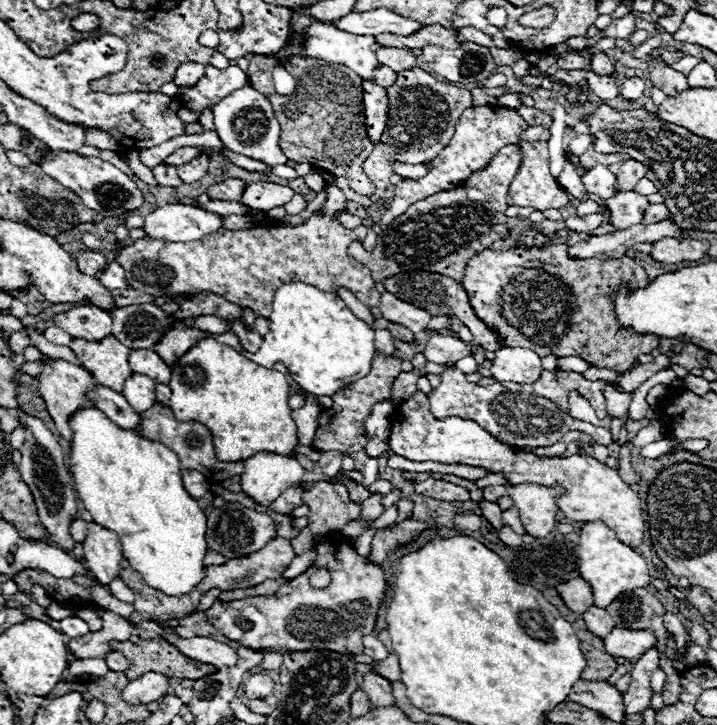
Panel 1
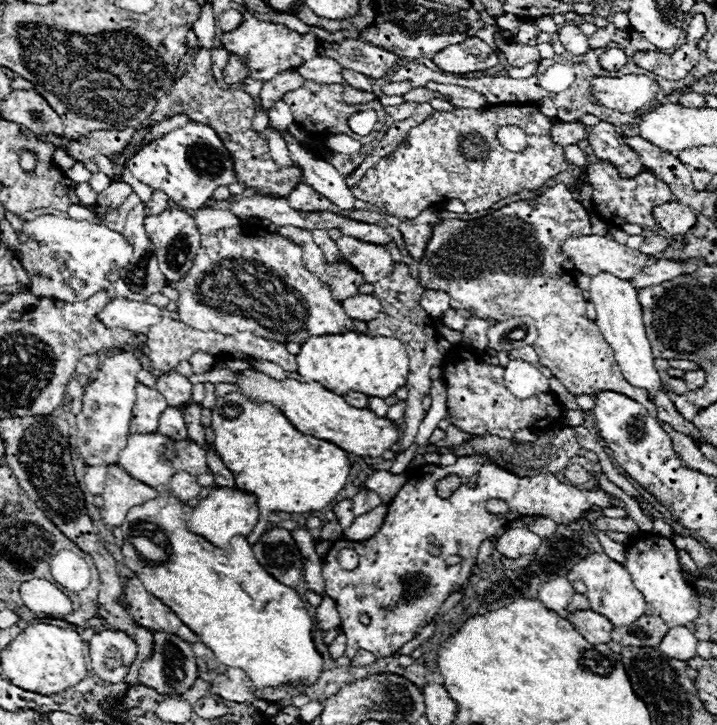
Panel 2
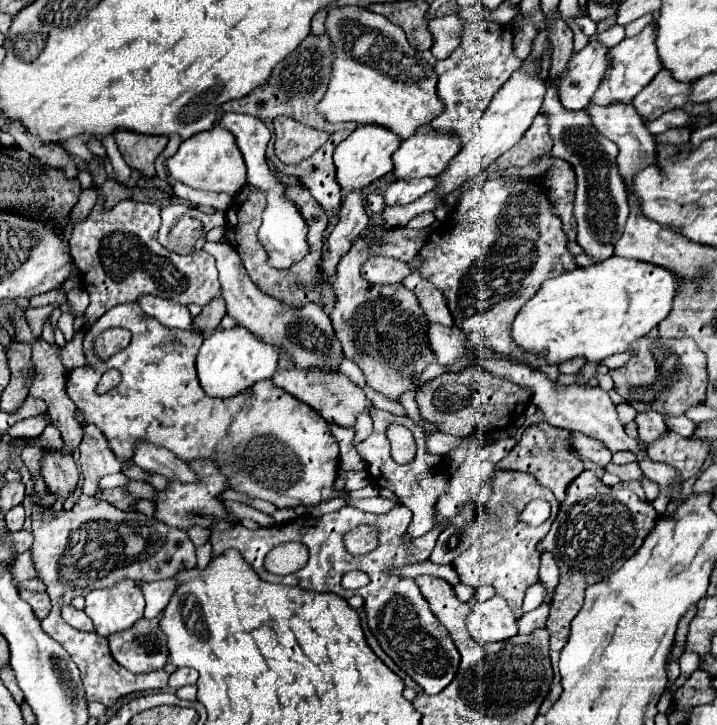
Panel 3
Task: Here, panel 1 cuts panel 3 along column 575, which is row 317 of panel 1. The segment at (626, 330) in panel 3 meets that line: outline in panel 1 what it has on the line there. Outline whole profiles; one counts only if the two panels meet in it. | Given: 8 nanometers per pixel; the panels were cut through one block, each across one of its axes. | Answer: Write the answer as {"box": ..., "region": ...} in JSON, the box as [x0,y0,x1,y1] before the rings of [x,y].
{"box":[242,282,376,396],"region":[[[302,282],[284,284],[274,294],[272,314],[270,314],[268,322],[270,322],[270,334],[266,334],[260,350],[256,353],[243,351],[242,354],[248,356],[250,360],[256,360],[256,364],[264,364],[264,366],[282,362],[288,368],[288,372],[292,374],[292,378],[298,382],[298,386],[304,388],[306,392],[312,392],[318,396],[332,396],[336,390],[346,388],[348,384],[366,376],[372,368],[372,360],[376,354],[374,330],[366,322],[358,320],[336,294],[322,292],[322,290],[318,290],[310,284],[302,284]]]}

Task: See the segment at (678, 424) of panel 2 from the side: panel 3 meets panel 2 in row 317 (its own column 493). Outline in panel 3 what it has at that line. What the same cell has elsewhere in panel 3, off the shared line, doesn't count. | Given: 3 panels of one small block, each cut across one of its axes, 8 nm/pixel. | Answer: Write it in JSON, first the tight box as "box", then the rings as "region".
{"box":[468,596,518,644],"region":[[[494,596],[472,606],[468,616],[468,630],[480,644],[508,640],[518,634],[514,612],[506,604],[506,600],[502,600],[502,596]]]}

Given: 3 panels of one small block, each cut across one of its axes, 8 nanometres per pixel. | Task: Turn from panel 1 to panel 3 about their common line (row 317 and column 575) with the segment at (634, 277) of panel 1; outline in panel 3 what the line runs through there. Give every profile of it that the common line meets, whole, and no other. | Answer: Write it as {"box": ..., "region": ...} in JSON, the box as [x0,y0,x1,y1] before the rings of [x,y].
{"box":[536,470,658,652],"region":[[[584,470],[576,480],[572,480],[550,532],[536,546],[540,554],[550,552],[560,568],[560,584],[556,586],[556,594],[550,602],[550,616],[546,622],[550,632],[550,650],[560,652],[564,648],[570,622],[582,608],[584,590],[610,576],[610,570],[616,572],[632,554],[636,554],[656,520],[658,512],[650,502],[640,500],[630,490],[604,486],[592,470]]]}

